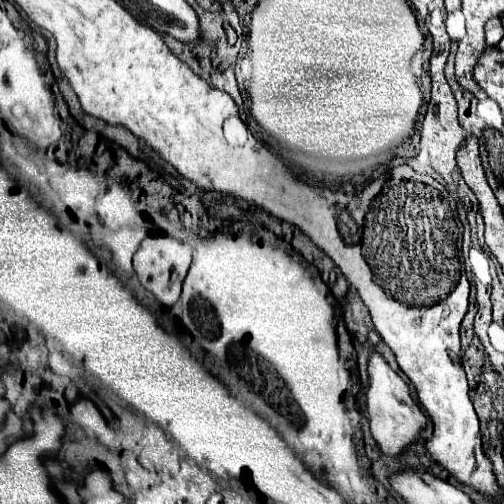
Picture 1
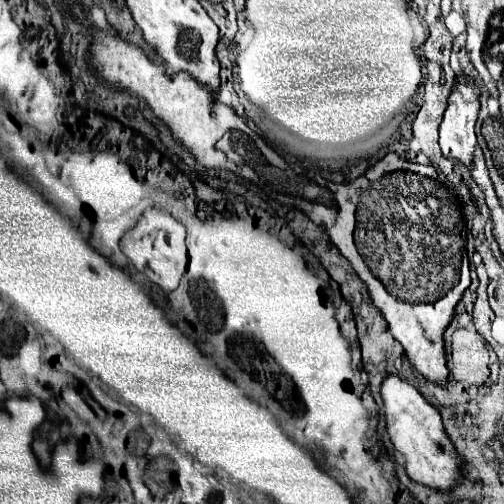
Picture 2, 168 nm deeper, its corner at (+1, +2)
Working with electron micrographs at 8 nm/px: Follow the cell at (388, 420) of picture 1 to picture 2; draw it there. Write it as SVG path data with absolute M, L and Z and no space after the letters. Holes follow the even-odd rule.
M386 375L382 383L382 399L386 407L386 427L390 441L394 443L396 451L406 457L406 473L410 479L442 493L456 489L462 475L460 453L446 435L438 409L396 375Z

